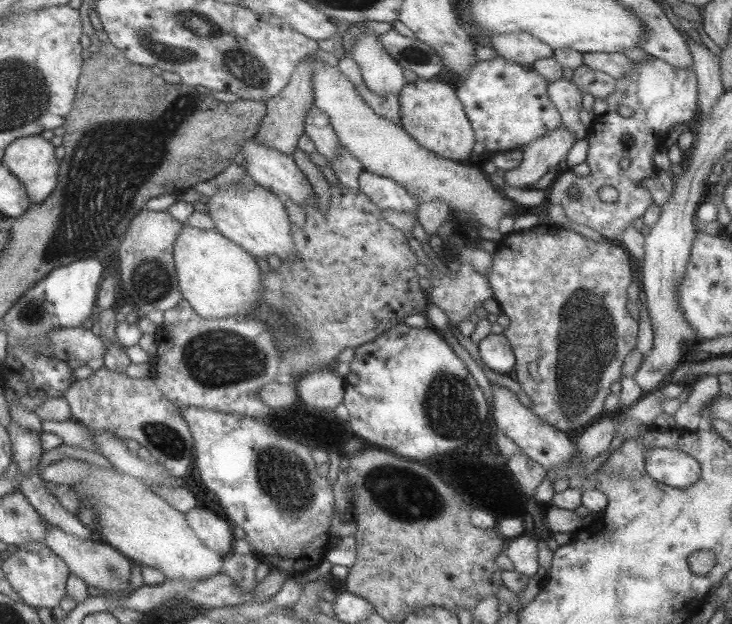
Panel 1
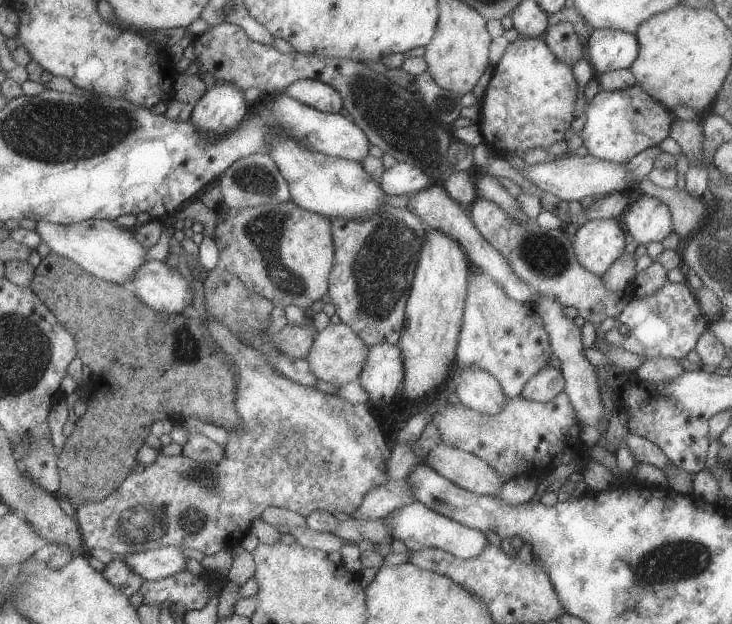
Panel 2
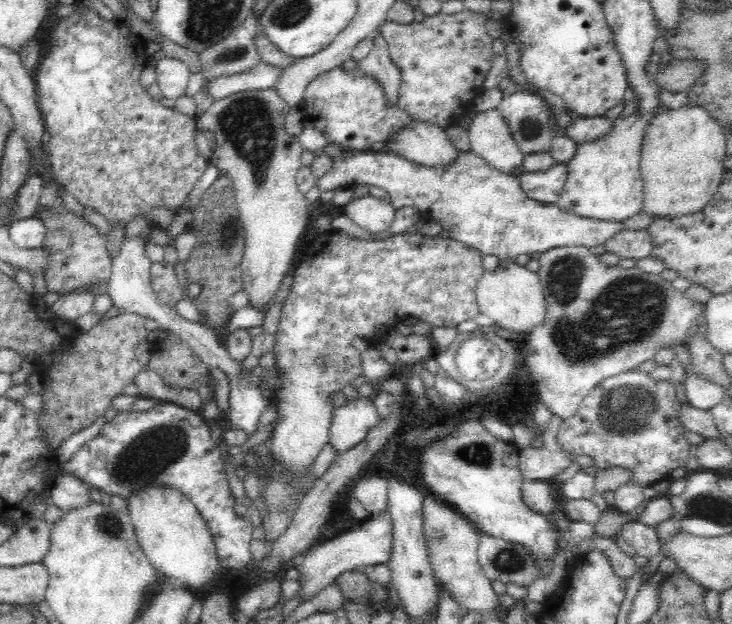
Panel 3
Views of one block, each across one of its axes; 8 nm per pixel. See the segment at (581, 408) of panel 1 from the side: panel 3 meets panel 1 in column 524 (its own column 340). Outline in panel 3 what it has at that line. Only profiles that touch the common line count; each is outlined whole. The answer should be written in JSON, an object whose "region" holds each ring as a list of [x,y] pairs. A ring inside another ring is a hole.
{"region":[[[336,229],[322,232],[317,235],[316,238],[306,242],[302,247],[302,254],[299,262],[297,262],[295,270],[293,272],[293,282],[289,289],[289,293],[282,303],[281,318],[277,332],[274,334],[274,346],[272,347],[272,353],[274,353],[274,371],[276,371],[276,390],[269,397],[269,404],[275,407],[275,419],[273,428],[271,430],[272,444],[269,449],[268,457],[272,457],[272,464],[284,477],[286,481],[290,481],[292,487],[301,481],[304,475],[312,472],[314,462],[320,451],[329,442],[329,430],[332,420],[332,413],[336,406],[331,403],[331,396],[334,393],[342,393],[345,386],[350,384],[350,381],[363,374],[363,366],[361,354],[359,350],[353,346],[355,338],[361,338],[368,343],[376,344],[376,342],[382,341],[385,332],[388,329],[395,329],[399,323],[403,323],[406,318],[414,317],[417,320],[421,320],[431,324],[432,327],[457,327],[462,322],[472,320],[479,314],[479,306],[477,303],[475,288],[480,280],[480,277],[485,273],[485,269],[482,265],[484,255],[475,248],[468,246],[467,244],[458,242],[453,238],[441,238],[438,236],[428,236],[425,234],[412,234],[407,231],[402,234],[390,236],[385,240],[373,240],[373,239],[360,239],[351,238],[350,235]]]}

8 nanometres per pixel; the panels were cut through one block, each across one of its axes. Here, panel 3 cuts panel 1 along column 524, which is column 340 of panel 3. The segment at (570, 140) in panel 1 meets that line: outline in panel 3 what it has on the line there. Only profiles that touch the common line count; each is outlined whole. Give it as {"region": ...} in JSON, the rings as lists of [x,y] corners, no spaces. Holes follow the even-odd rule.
{"region":[[[328,142],[322,152],[332,159],[332,168],[317,180],[322,192],[334,191],[336,188],[354,187],[356,185],[372,185],[382,188],[391,198],[394,208],[413,206],[418,210],[422,220],[435,220],[442,224],[444,230],[450,232],[449,237],[467,244],[483,255],[497,256],[500,261],[510,261],[520,254],[537,255],[551,248],[560,246],[598,246],[610,240],[625,228],[624,223],[607,220],[589,219],[564,212],[558,205],[546,205],[526,197],[521,190],[520,180],[511,174],[492,169],[480,156],[472,151],[459,153],[459,157],[451,164],[435,168],[424,167],[400,155],[384,151],[348,151],[335,142]]]}

